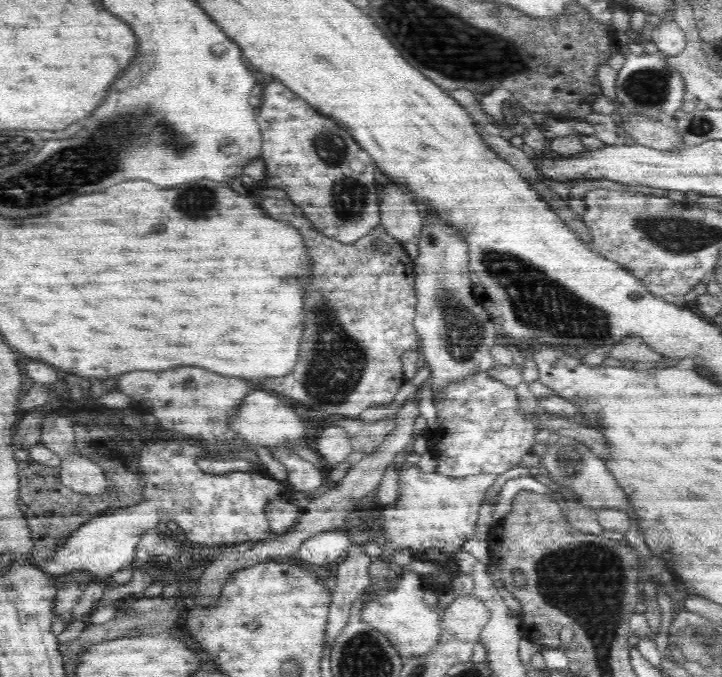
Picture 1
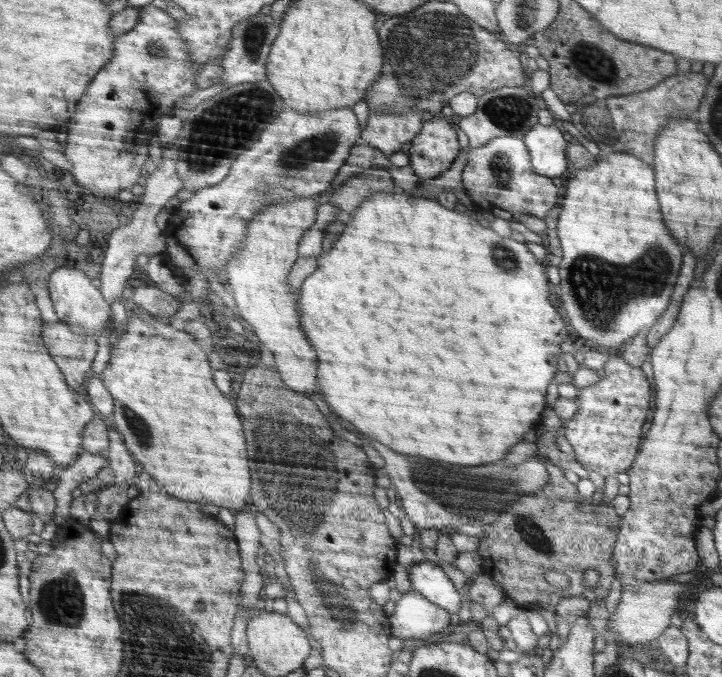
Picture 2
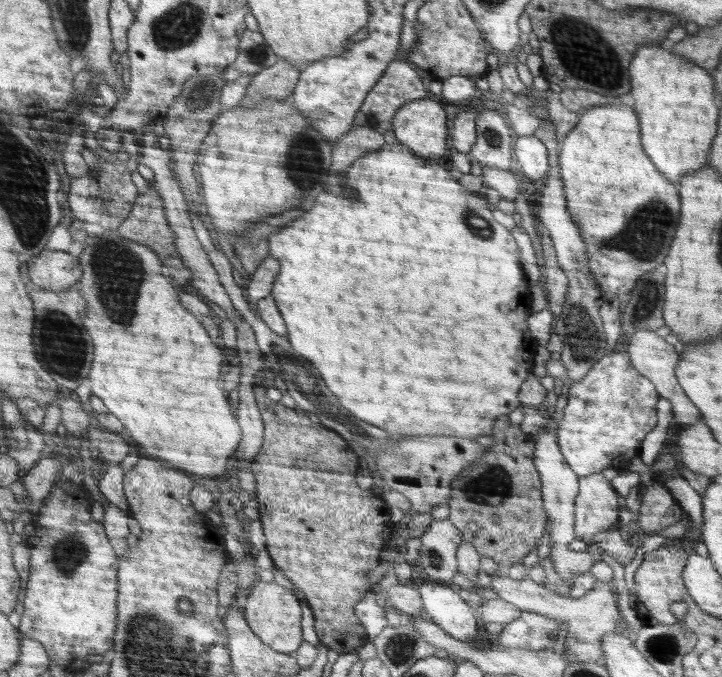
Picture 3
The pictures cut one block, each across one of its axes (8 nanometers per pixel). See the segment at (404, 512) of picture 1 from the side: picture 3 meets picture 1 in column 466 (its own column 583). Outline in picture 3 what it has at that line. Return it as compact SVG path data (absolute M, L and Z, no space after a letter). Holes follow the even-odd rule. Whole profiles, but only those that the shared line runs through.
M602 473L582 476L581 492L577 496L577 538L575 539L583 540L590 545L595 534L616 528L619 524L619 504L616 500L618 496L619 494L612 487L611 480L606 479Z

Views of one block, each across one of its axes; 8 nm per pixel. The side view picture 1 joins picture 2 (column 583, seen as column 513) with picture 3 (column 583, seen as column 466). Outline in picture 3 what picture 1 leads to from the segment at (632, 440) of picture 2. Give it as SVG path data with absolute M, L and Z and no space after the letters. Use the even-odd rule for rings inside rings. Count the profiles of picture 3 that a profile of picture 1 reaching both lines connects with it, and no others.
M624 346L616 347L589 370L584 380L571 385L562 420L553 424L566 462L582 476L601 473L606 468L619 470L620 464L630 462L632 456L639 456L640 444L656 426L656 402L658 391L653 382L632 365Z

